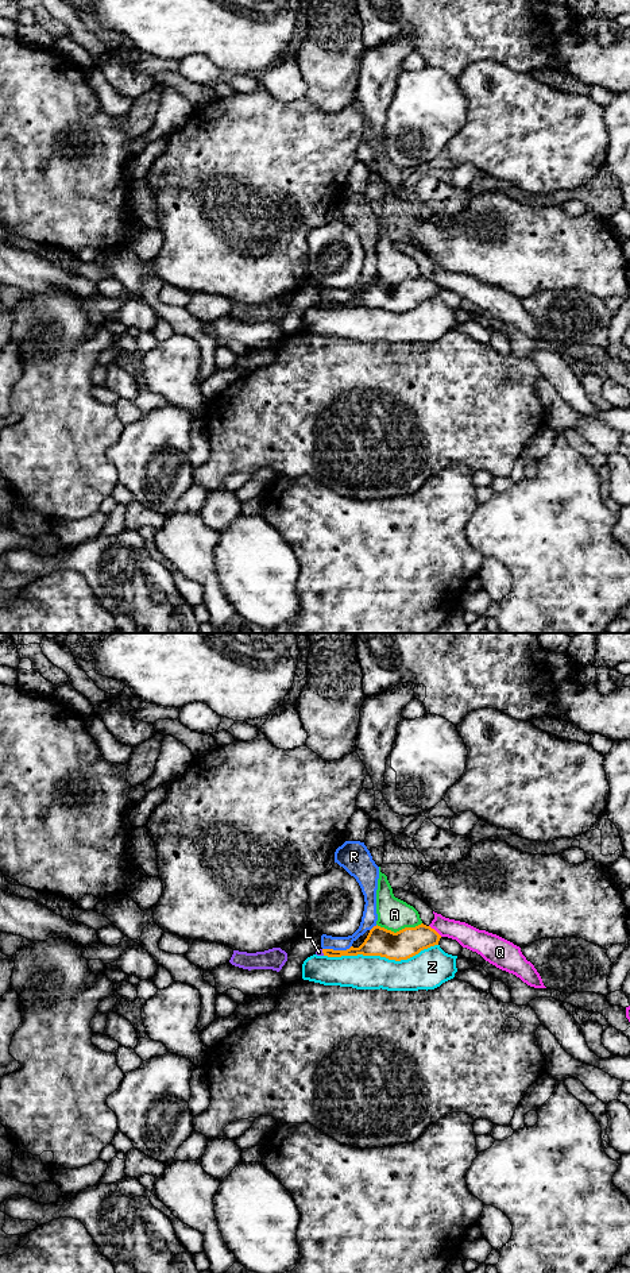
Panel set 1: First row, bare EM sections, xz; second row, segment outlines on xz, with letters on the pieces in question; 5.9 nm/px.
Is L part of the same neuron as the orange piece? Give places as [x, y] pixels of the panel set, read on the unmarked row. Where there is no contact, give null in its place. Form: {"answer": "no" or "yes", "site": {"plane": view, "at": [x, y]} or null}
{"answer": "no", "site": {"plane": "xz", "at": [323, 304]}}

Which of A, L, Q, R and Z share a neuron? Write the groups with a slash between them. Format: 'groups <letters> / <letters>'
groups A / L / Q / R / Z

